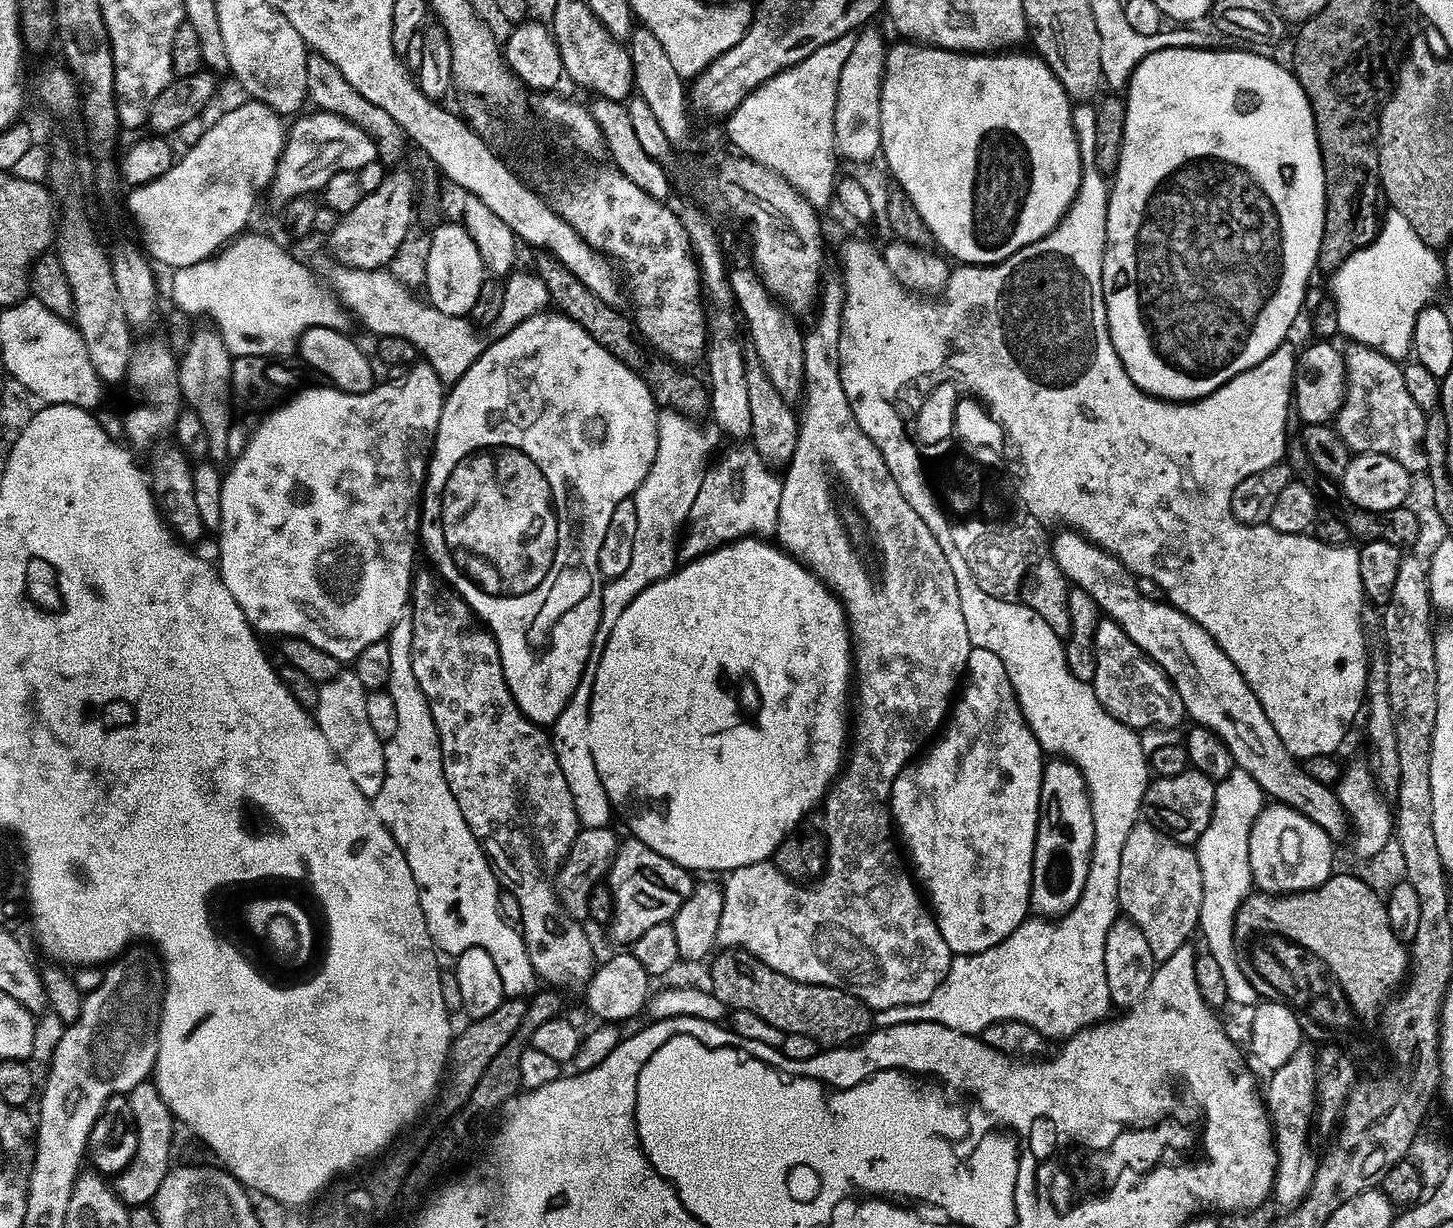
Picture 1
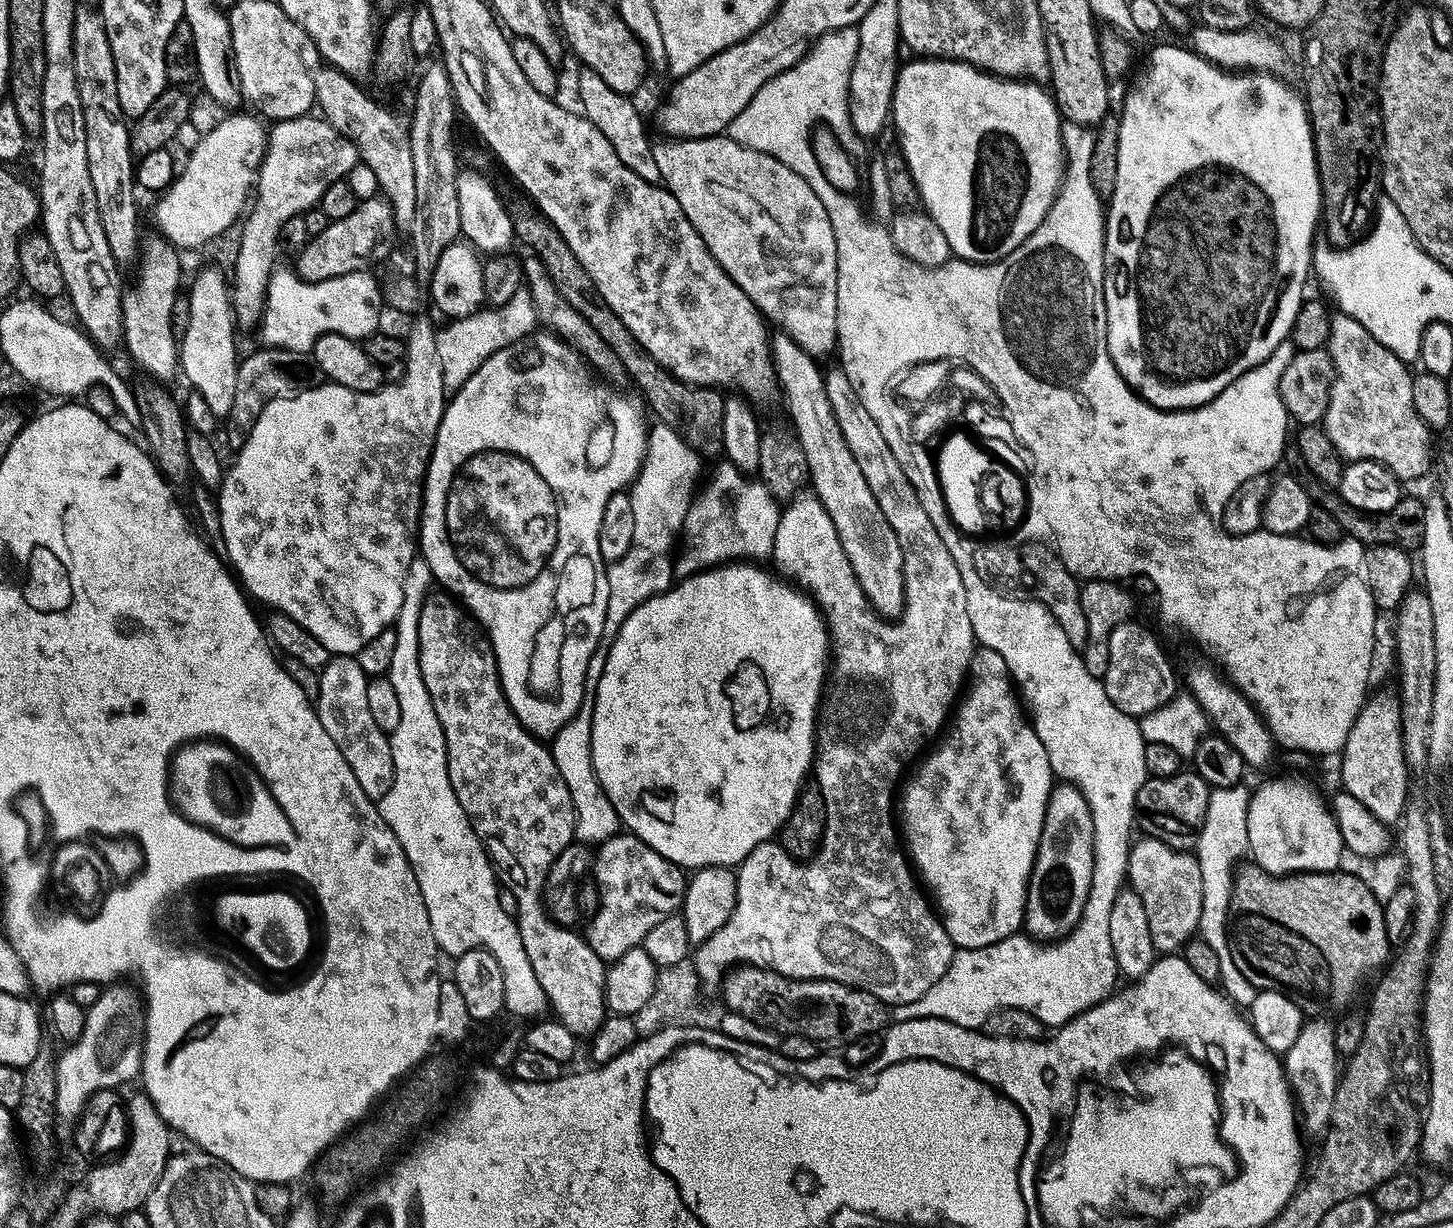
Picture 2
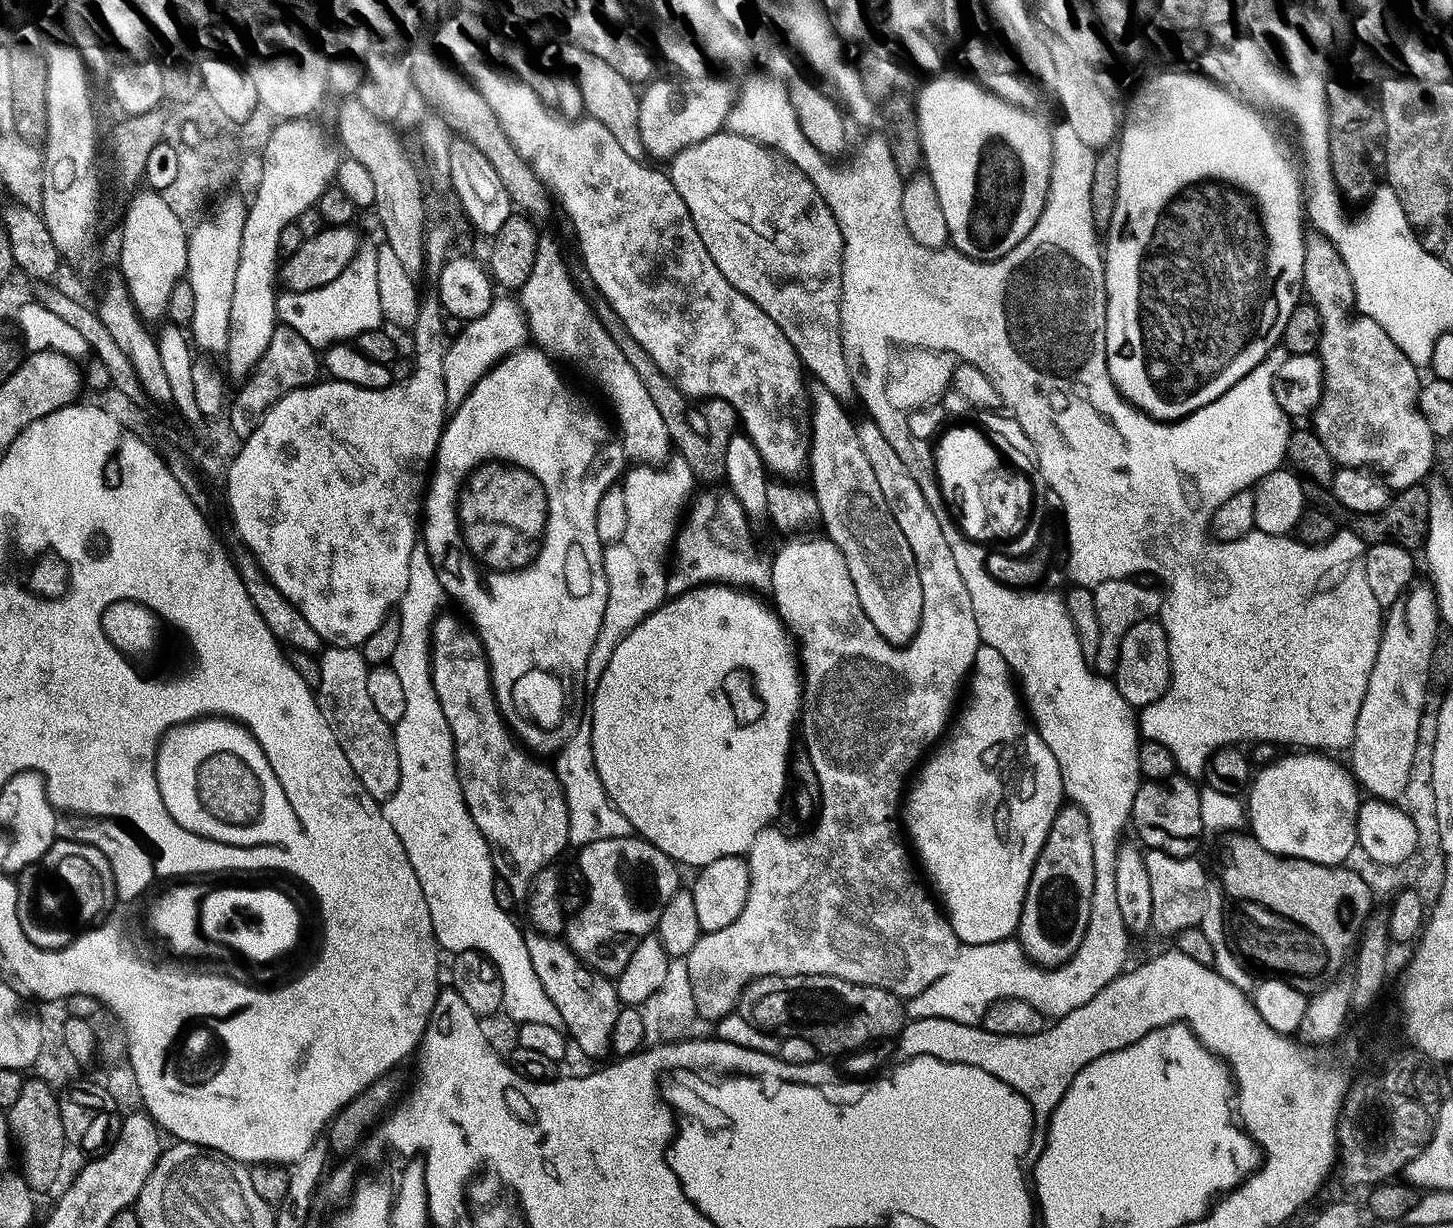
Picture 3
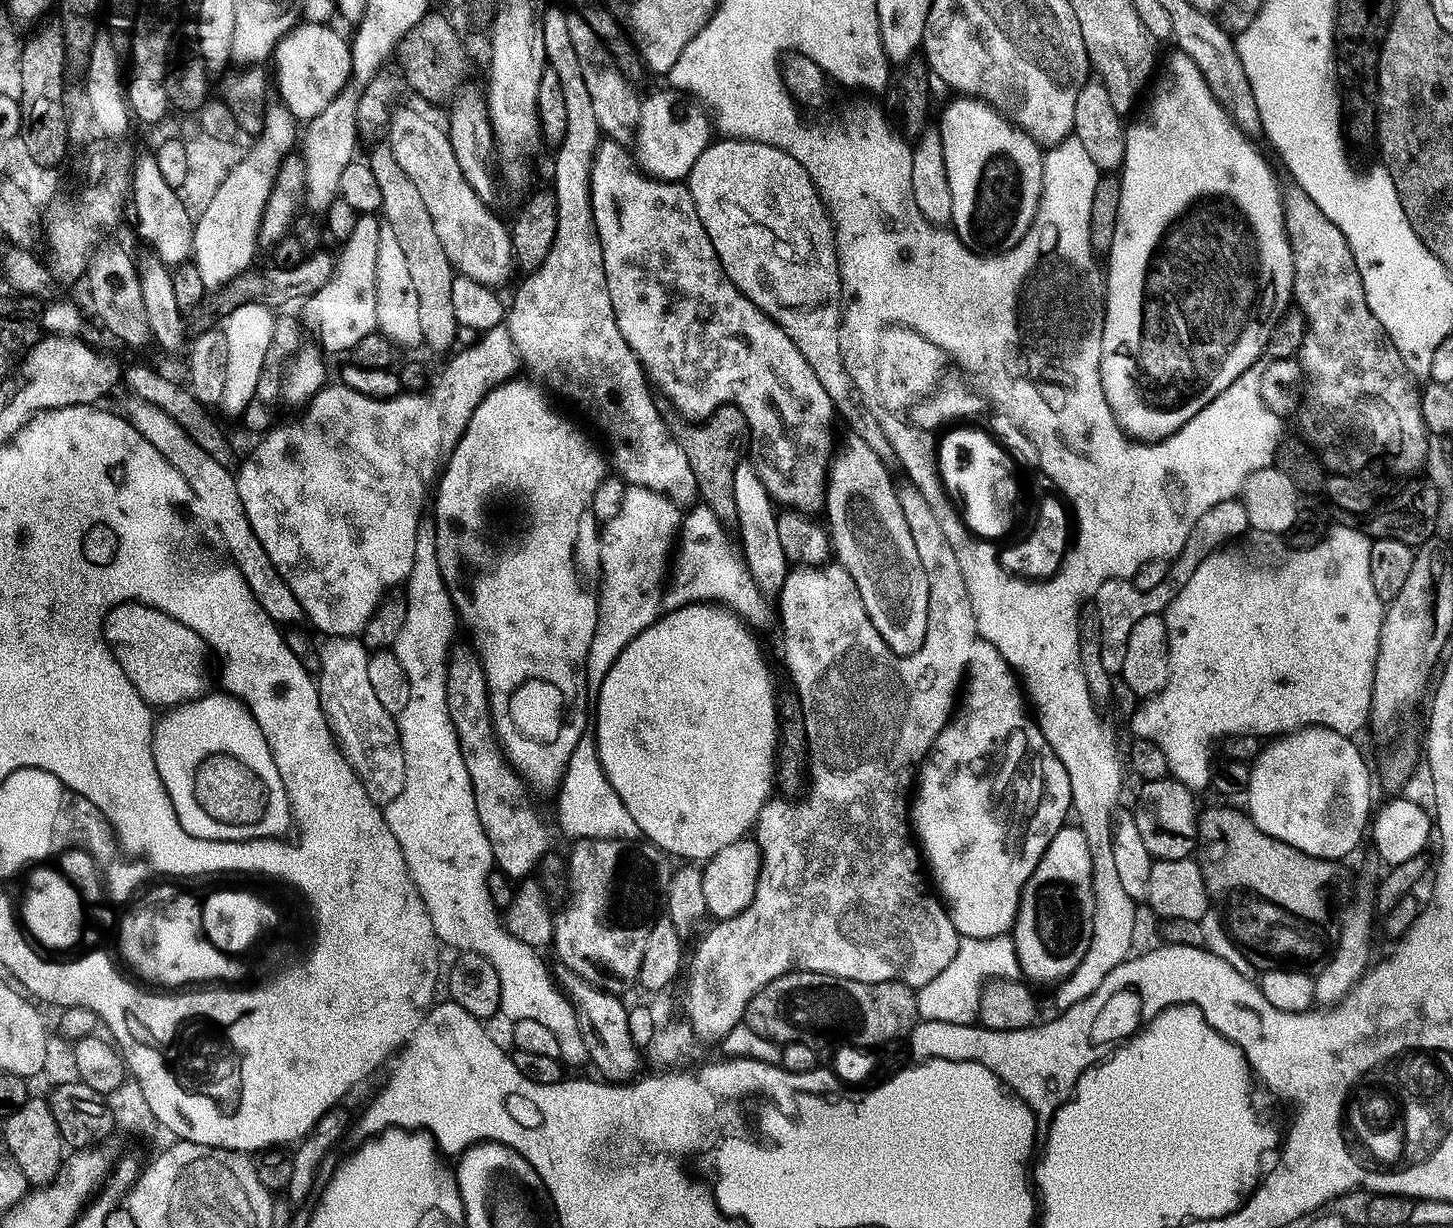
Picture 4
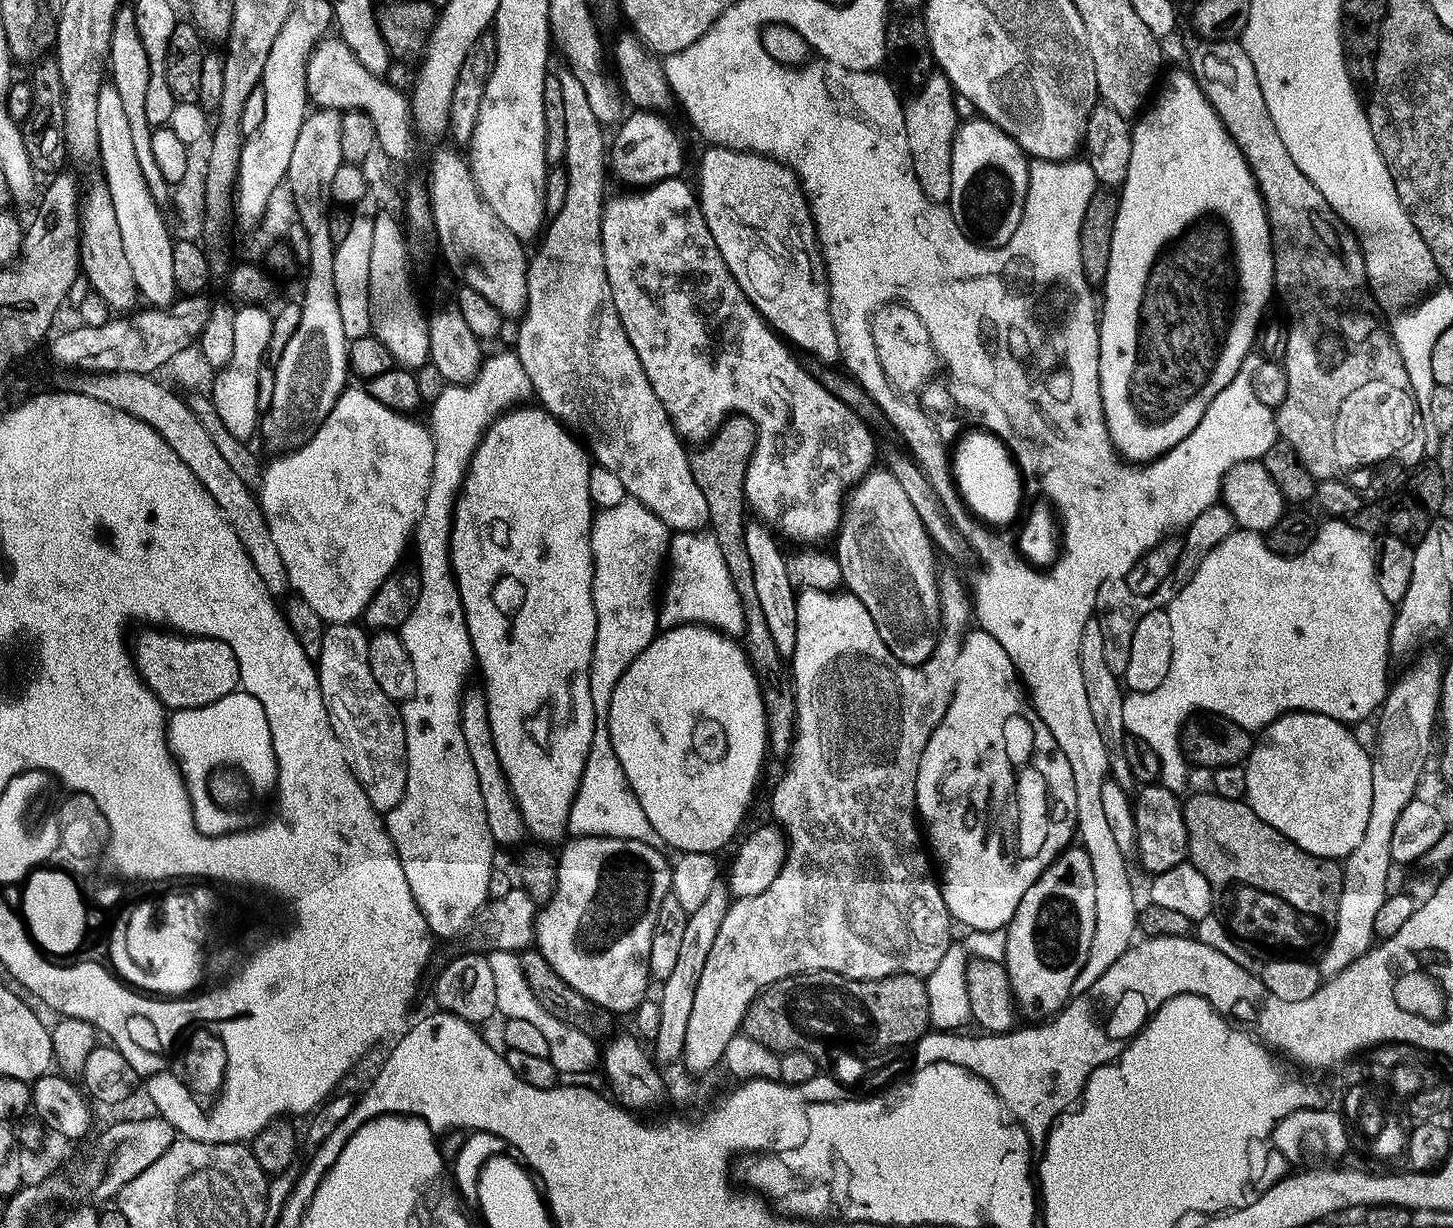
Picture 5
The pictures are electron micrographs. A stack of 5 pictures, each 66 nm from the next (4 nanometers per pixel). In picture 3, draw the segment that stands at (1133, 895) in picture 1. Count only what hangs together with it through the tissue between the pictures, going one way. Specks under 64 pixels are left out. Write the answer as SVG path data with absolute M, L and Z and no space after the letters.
M1144 852L1146 878L1150 878L1150 902L1152 903L1152 928L1168 938L1177 932L1199 925L1208 898L1210 881L1199 864L1199 859L1171 856L1165 852Z

